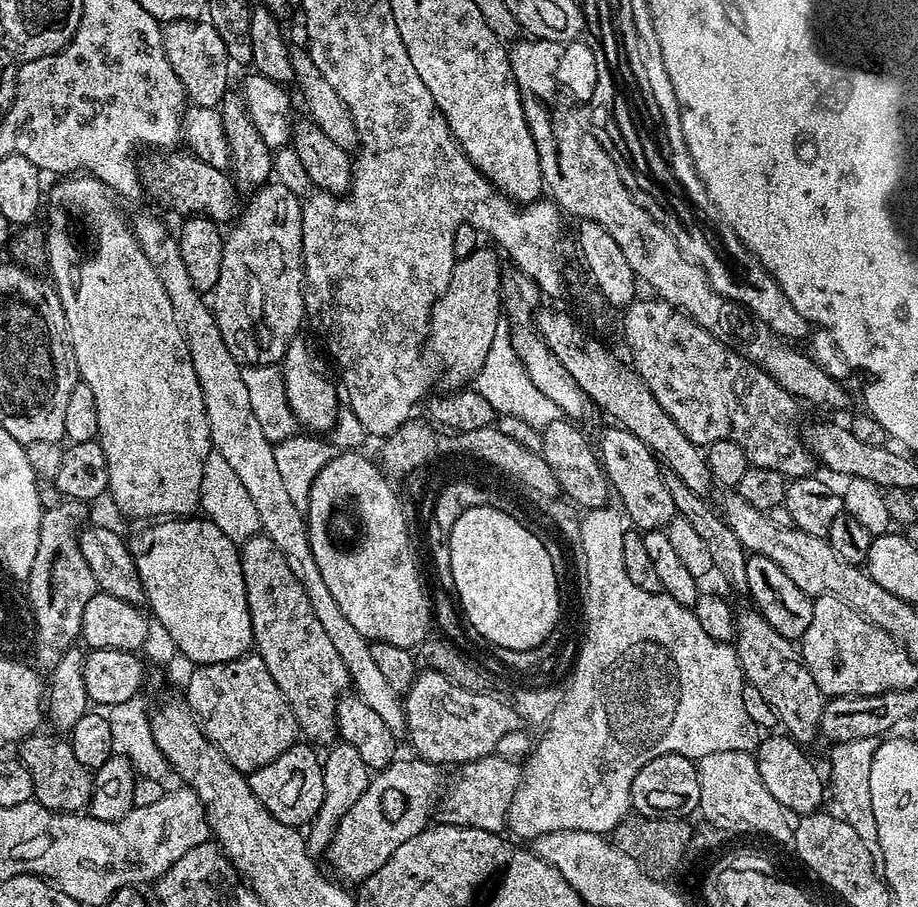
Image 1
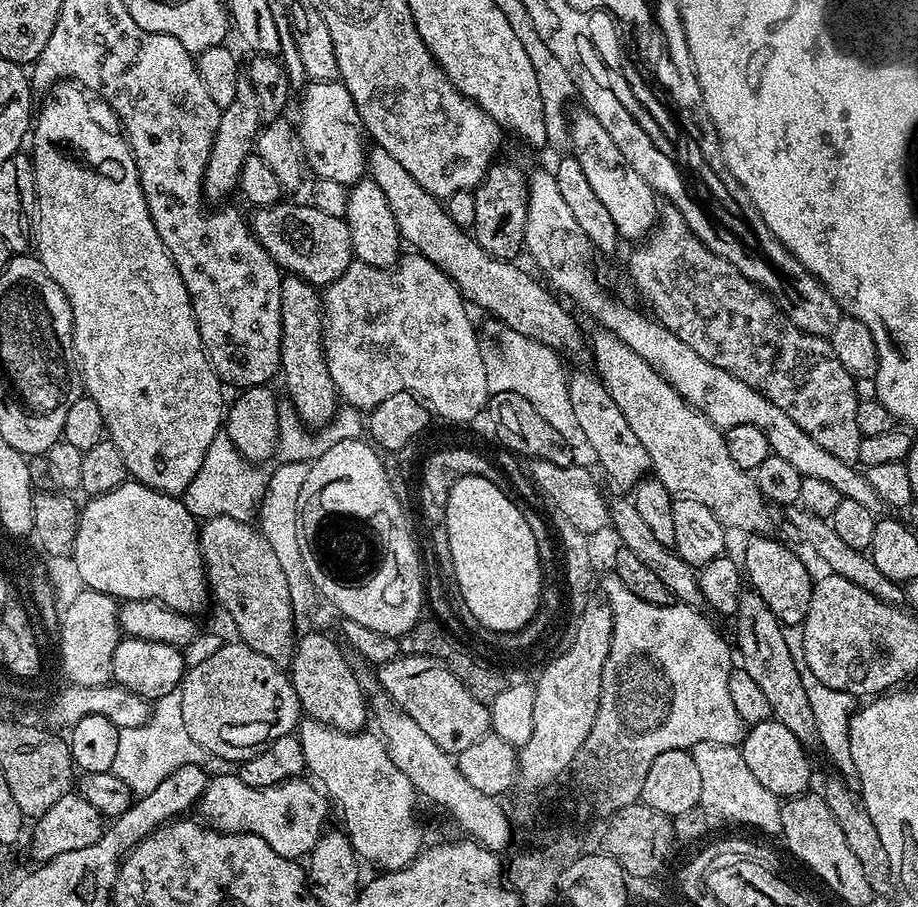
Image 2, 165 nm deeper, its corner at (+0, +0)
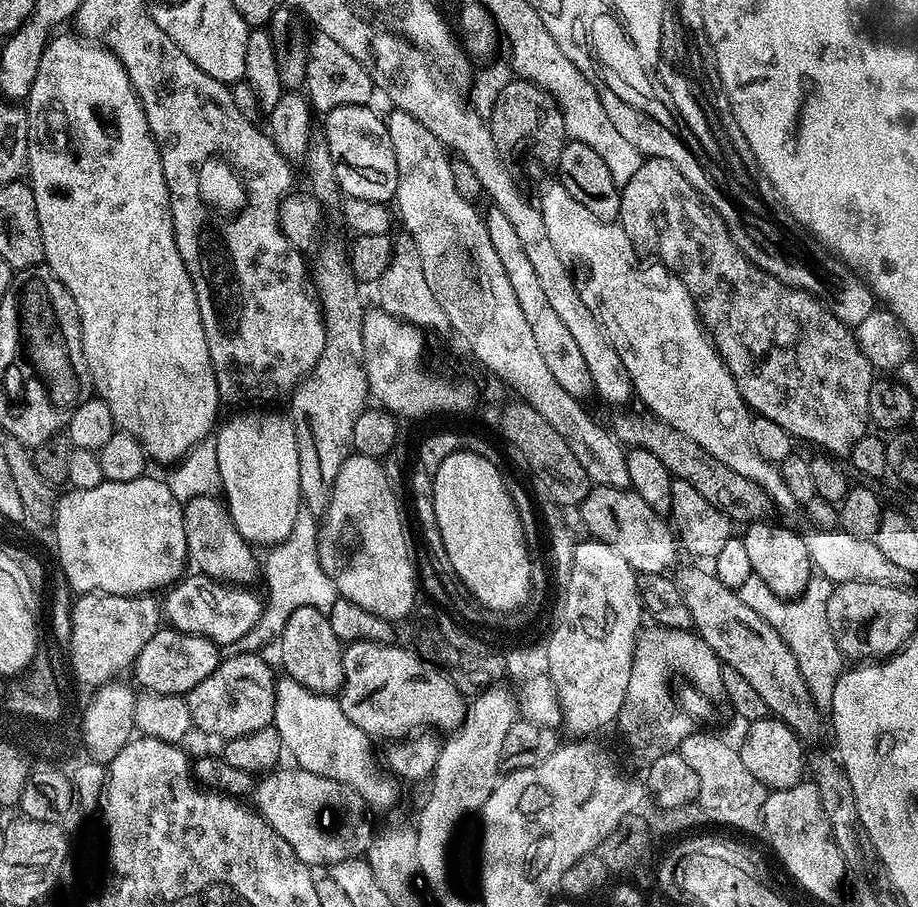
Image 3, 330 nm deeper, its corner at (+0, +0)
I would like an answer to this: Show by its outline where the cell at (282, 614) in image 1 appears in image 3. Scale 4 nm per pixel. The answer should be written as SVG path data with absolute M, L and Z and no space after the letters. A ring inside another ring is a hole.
M199 496L183 505L184 525L186 526L186 546L188 558L199 575L208 576L211 580L219 580L222 584L248 586L251 580L260 580L262 564L254 553L253 545L238 534L238 526L234 526L232 515L219 499L212 496Z

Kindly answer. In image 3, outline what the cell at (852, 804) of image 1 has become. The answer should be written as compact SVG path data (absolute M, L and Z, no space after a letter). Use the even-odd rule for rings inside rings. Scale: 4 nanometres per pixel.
M752 575L746 578L746 582L742 582L738 590L742 602L746 602L746 606L750 606L754 614L763 618L784 639L796 659L798 670L802 670L802 678L810 690L813 702L821 710L831 709L836 679L842 671L840 665L842 657L830 634L830 626L826 618L826 601L830 598L833 587L833 581L814 578L806 586L803 594L784 599L776 596L774 590L770 590L770 586L762 582L762 578Z

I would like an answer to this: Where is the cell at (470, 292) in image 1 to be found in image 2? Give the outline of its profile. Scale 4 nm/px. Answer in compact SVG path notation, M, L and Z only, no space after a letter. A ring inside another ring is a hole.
M502 160L493 163L484 176L484 181L475 189L474 239L488 256L512 262L524 248L528 221L528 176L518 165Z

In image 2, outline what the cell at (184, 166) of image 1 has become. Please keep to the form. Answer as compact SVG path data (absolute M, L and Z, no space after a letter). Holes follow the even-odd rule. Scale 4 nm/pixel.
M277 202L269 208L256 208L250 216L250 227L256 241L285 273L298 276L308 284L327 286L354 263L351 232L344 216L322 214L311 203L284 204Z

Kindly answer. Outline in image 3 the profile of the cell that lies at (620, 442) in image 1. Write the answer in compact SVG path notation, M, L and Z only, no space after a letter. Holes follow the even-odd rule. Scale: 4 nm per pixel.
M495 206L489 207L489 212L485 211L483 217L486 230L490 234L490 246L494 246L494 251L498 253L498 259L506 270L506 278L510 281L514 295L518 297L518 307L522 309L530 331L534 333L538 350L546 362L546 370L554 374L554 382L558 382L558 386L562 386L566 394L577 398L585 398L584 396L588 395L591 397L594 389L590 370L586 367L586 358L582 358L582 350L578 350L570 329L558 319L557 312L546 299L546 293L543 292L531 263L526 259L526 250L514 231L514 222L510 222L510 218L506 218L506 214L502 214L502 210L498 210Z

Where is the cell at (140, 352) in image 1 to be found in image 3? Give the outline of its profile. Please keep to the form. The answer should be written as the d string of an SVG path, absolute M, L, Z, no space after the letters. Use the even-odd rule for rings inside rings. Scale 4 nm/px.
M53 35L51 37L46 49L46 59L40 73L34 78L34 86L30 90L30 94L26 97L26 104L30 109L30 139L26 176L30 181L34 202L38 210L38 226L42 230L42 242L44 243L44 264L47 271L60 280L62 286L66 286L66 290L72 295L78 306L82 350L88 363L88 373L92 375L91 387L94 389L95 395L104 400L106 406L110 406L110 414L114 414L117 429L129 432L144 447L144 451L148 453L149 461L156 463L157 460L160 464L172 466L183 460L195 444L199 444L201 440L209 439L210 433L217 427L216 411L222 407L218 382L214 374L214 366L210 362L206 334L202 330L198 298L194 294L190 274L182 262L182 254L178 254L174 226L172 225L172 211L168 205L168 187L166 186L166 178L162 174L162 158L158 146L150 134L150 126L146 122L144 107L140 104L140 99L136 97L136 91L122 66L122 62L113 52L108 51L107 47L97 46L87 39L72 36Z

